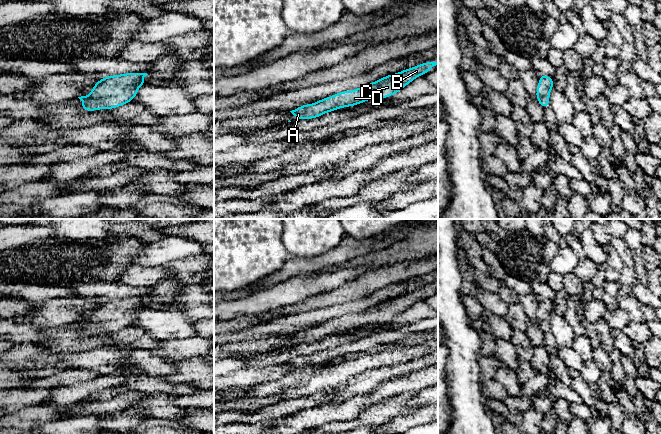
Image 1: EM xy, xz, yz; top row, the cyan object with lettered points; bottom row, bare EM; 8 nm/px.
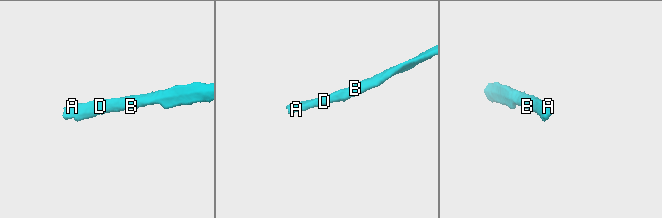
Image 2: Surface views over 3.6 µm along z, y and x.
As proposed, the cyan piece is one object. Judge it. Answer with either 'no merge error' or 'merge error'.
no merge error

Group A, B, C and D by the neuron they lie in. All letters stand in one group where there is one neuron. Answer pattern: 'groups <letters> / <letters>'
groups A B C D

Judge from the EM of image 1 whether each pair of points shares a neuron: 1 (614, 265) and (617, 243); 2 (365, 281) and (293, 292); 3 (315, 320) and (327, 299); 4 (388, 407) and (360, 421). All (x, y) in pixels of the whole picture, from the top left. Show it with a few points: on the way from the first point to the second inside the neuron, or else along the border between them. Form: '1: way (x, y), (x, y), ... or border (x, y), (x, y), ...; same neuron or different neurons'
1: border (610, 244), (625, 265); different neurons
2: border (362, 274), (319, 294); different neurons
3: border (345, 302), (315, 307), (299, 313); different neurons
4: way (381, 412), (367, 418); same neuron

